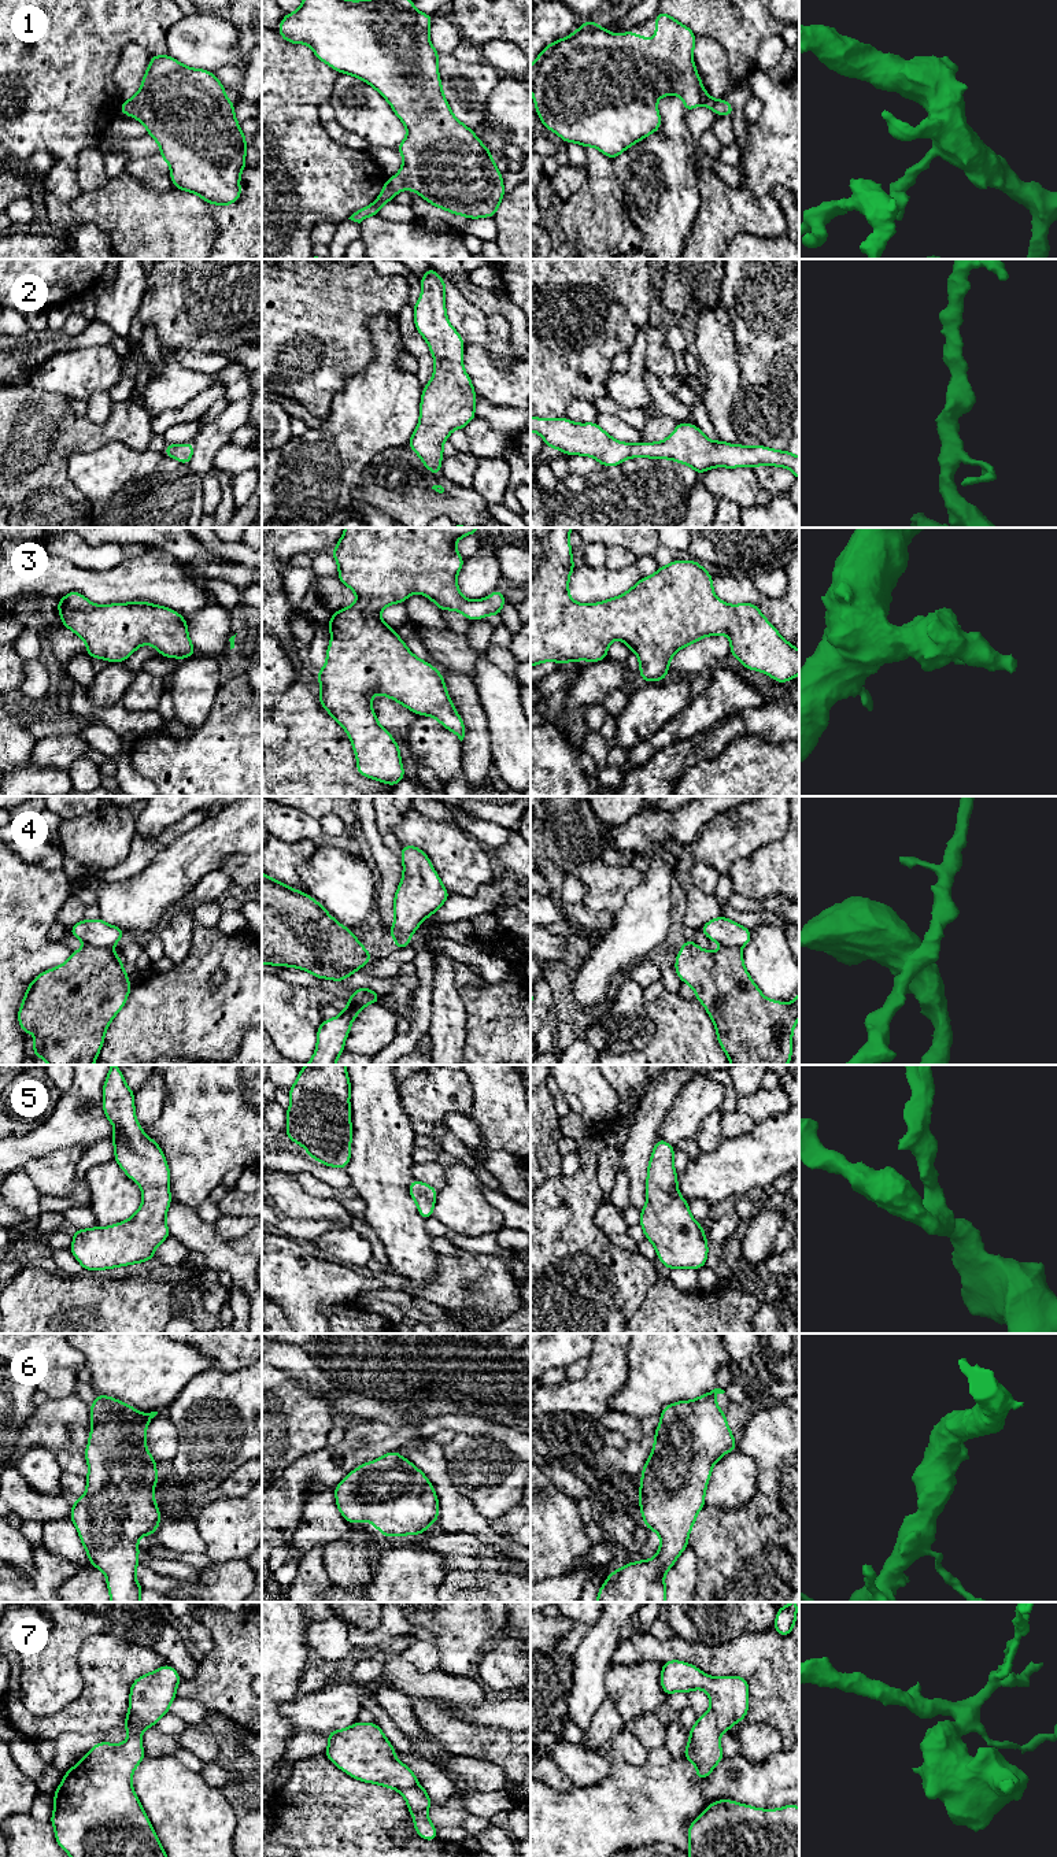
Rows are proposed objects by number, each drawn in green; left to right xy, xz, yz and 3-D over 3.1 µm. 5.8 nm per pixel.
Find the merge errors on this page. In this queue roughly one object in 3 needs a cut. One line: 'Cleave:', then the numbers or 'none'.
Cleave: 4, 7

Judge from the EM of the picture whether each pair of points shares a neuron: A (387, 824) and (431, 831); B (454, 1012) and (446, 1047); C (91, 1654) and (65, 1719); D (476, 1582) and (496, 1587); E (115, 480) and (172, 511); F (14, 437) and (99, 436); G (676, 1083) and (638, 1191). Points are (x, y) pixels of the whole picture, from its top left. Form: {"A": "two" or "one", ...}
{"A": "two", "B": "one", "C": "one", "D": "one", "E": "one", "F": "one", "G": "one"}

